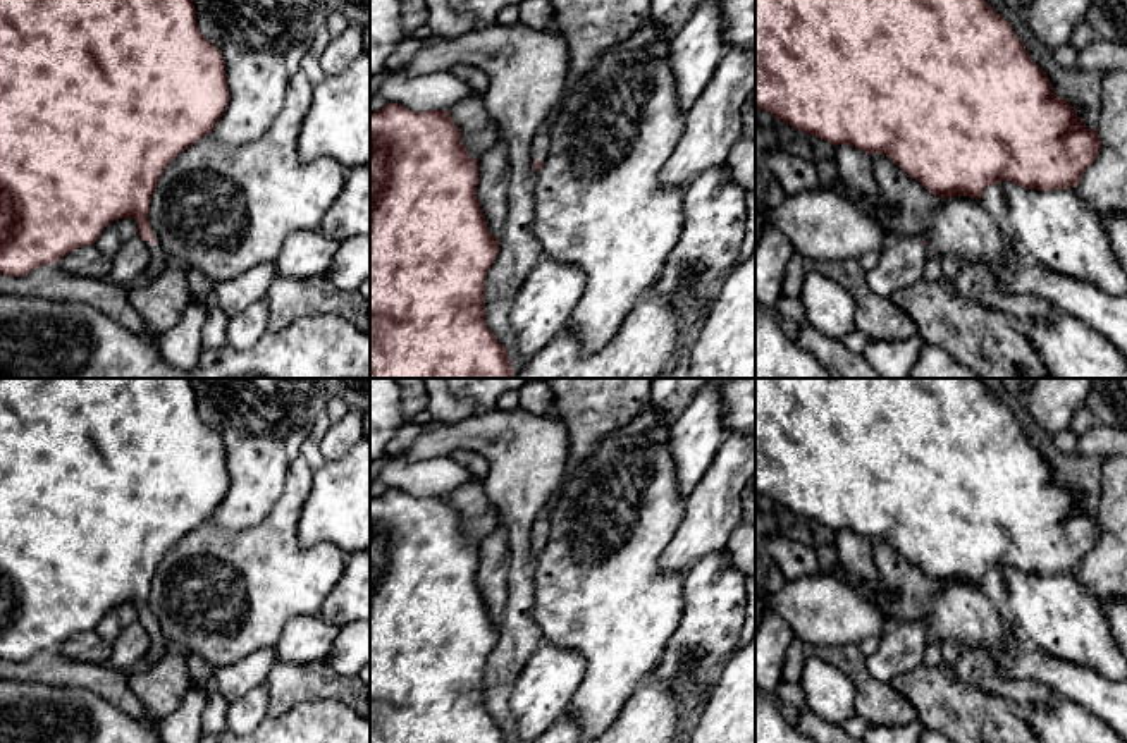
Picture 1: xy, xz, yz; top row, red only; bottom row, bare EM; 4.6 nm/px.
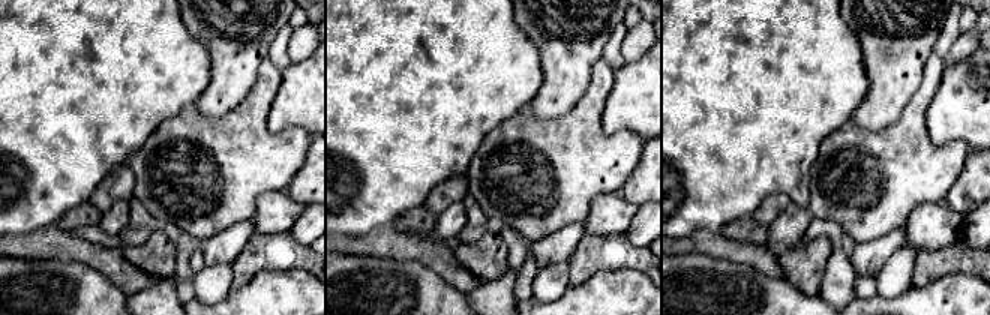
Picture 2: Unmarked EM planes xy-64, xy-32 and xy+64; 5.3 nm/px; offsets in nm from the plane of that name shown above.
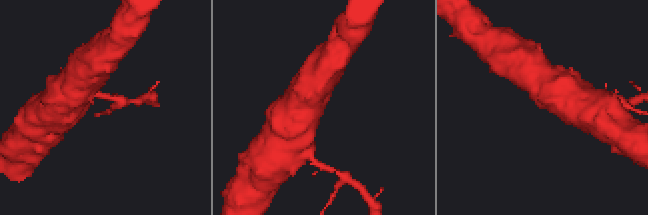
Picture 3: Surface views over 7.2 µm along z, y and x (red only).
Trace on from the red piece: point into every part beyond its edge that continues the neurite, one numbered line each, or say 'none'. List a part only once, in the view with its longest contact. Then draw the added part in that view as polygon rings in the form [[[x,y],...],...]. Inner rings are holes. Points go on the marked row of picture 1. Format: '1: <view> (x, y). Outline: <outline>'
1: xy (159, 257). Outline: [[[151,227],[151,234],[153,234],[157,243],[150,244],[148,241],[145,241],[145,244],[146,244],[146,248],[150,249],[150,255],[151,255],[151,261],[150,261],[145,273],[153,275],[155,279],[158,279],[165,272],[163,265],[165,265],[169,255],[163,251],[153,227]]]

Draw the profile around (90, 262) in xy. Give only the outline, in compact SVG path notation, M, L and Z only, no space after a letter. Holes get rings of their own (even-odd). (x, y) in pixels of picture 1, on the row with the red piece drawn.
M95 244L77 248L65 255L59 267L72 275L89 279L108 279L112 258L102 253Z

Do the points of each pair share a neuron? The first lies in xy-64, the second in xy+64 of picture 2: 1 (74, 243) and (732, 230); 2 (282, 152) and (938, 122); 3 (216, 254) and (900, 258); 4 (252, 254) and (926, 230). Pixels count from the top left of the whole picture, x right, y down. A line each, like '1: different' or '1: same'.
1: different
2: different
3: different
4: different

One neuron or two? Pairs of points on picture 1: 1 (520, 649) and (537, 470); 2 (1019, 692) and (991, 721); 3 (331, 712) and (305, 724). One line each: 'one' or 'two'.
1: one
2: two
3: one

